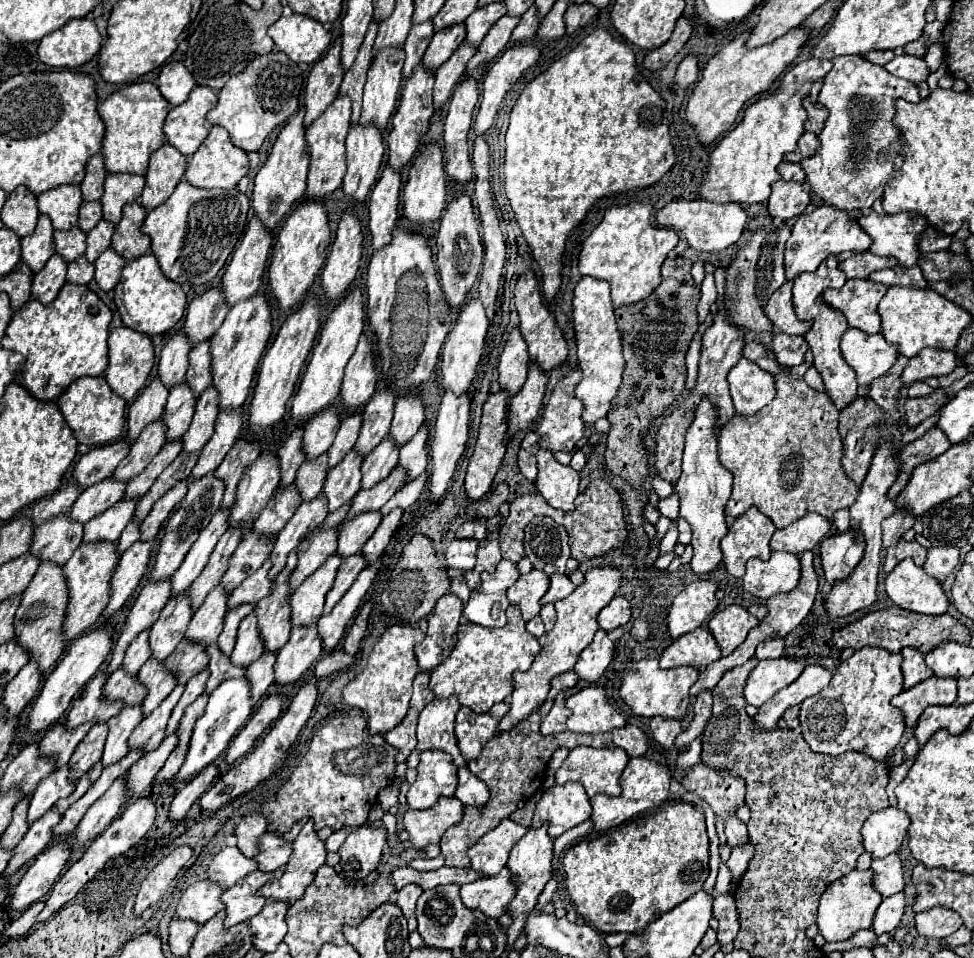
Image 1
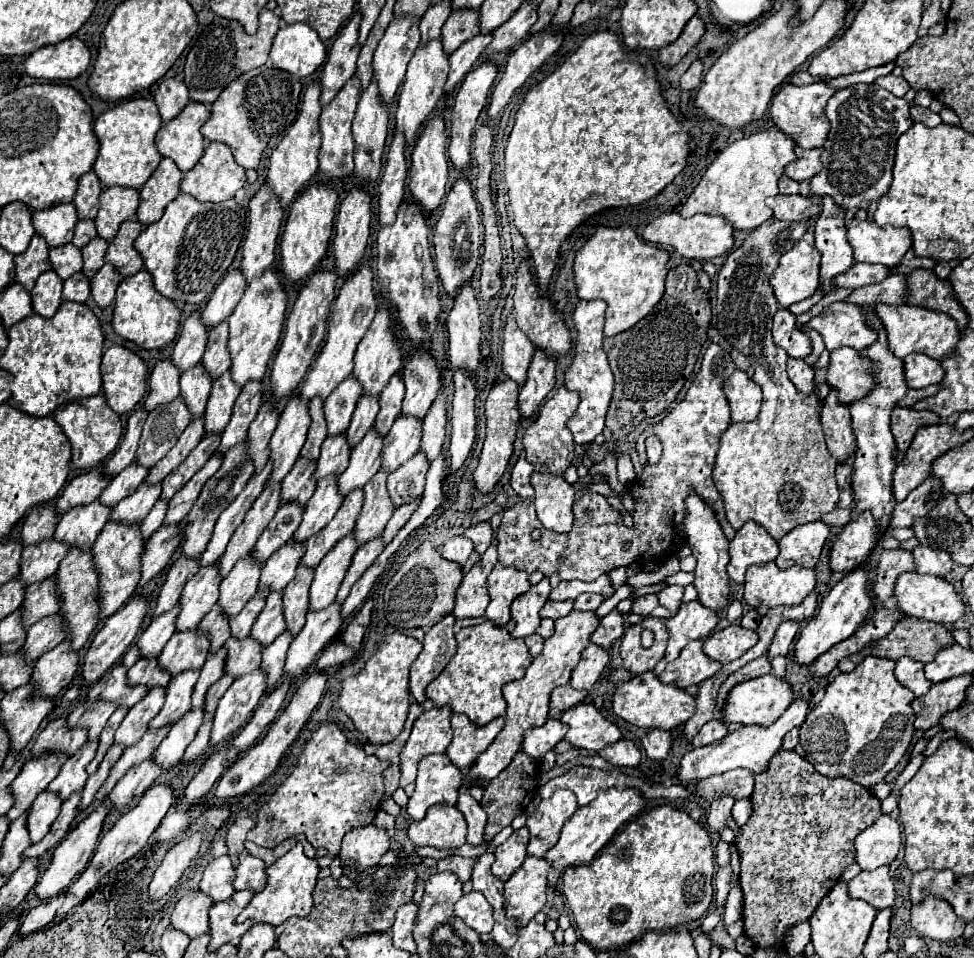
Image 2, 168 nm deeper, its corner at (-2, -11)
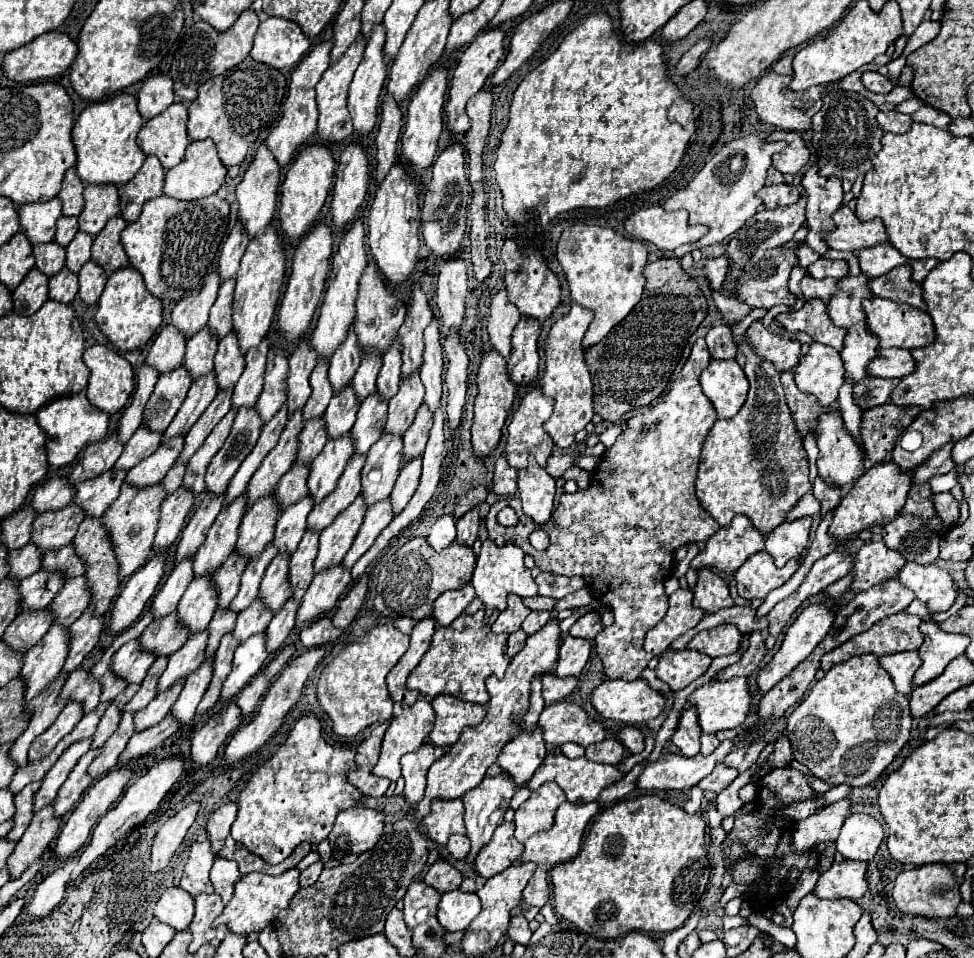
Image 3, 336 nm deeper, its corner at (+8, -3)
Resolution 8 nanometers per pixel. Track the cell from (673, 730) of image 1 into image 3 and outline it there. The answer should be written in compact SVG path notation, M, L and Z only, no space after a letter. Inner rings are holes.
M625 726L625 728L621 728L619 730L619 734L617 734L617 740L631 752L631 754L637 754L637 752L641 752L643 748L645 748L645 736L643 736L643 732L639 730L639 728L635 728L635 726Z

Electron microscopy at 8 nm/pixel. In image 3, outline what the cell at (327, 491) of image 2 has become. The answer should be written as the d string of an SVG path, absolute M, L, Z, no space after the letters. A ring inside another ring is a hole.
M343 434L343 438L331 438L327 440L321 454L311 462L311 474L309 474L309 494L319 504L327 494L333 492L339 476L343 474L349 458L351 458L351 434Z

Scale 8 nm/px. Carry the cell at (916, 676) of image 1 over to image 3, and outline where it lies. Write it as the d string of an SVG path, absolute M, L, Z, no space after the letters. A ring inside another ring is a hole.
M915 650L913 652L897 652L891 656L881 656L879 664L889 672L897 692L901 692L901 694L911 692L911 678L917 672L917 668L921 666L921 658Z

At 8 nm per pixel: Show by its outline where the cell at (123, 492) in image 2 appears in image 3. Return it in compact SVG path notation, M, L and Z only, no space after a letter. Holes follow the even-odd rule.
M143 424L131 436L131 440L125 444L125 450L123 450L123 454L119 456L119 460L115 462L113 468L115 470L129 470L137 462L151 456L161 446L161 438L163 438L163 432L153 432Z

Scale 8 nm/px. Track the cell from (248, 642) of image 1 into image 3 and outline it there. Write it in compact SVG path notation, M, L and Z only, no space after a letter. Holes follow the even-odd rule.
M277 554L271 560L259 588L259 598L273 612L277 612L291 598L291 586L287 586L287 562L289 558L283 558L283 554Z

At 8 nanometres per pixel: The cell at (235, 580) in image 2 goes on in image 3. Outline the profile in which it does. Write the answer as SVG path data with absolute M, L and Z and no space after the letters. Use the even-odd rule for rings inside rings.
M269 494L267 498L259 498L251 510L243 516L239 526L239 540L235 550L249 560L259 556L267 542L271 542L271 534L275 534L275 522L279 518L279 506L275 506L275 496Z

